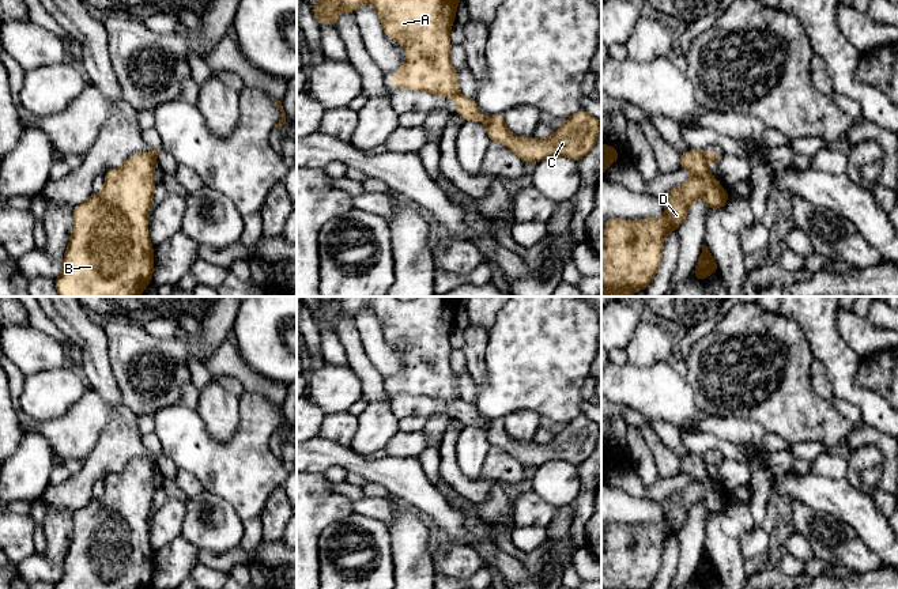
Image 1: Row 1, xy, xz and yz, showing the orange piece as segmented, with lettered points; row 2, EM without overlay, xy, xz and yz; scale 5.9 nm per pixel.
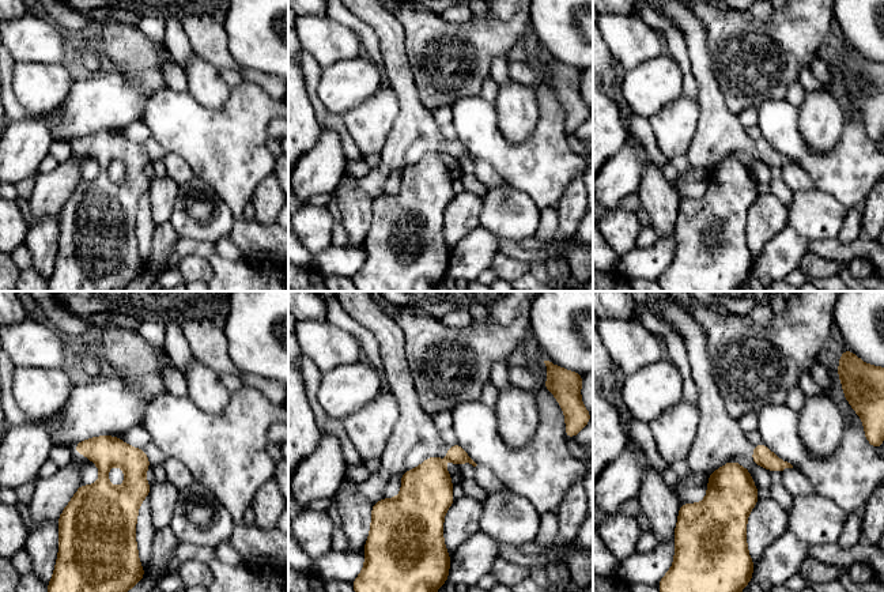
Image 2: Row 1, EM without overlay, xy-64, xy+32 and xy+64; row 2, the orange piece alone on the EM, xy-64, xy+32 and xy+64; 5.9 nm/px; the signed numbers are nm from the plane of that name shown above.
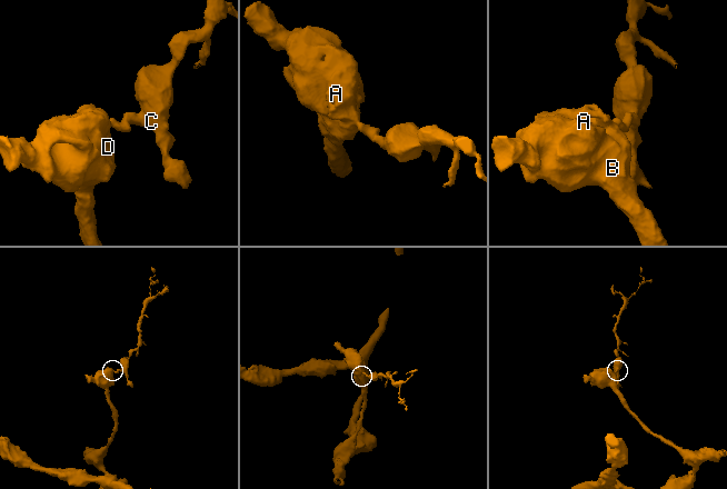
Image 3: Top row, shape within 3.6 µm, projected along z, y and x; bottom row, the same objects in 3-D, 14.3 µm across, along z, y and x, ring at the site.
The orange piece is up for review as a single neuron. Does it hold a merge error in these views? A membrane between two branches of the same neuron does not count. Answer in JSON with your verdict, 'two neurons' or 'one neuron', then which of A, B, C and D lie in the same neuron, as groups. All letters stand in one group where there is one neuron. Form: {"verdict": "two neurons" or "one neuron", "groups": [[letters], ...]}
{"verdict": "two neurons", "groups": [["A", "B", "D"], ["C"]]}

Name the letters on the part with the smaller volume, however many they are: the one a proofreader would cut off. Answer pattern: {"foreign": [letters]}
{"foreign": ["C"]}

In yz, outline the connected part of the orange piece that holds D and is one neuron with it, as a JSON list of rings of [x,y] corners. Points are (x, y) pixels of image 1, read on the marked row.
[[[690,150],[679,154],[679,159],[680,169],[688,170],[693,177],[660,197],[667,208],[664,216],[631,222],[619,218],[603,219],[605,234],[601,243],[601,292],[605,297],[631,297],[634,290],[645,291],[648,288],[661,264],[664,238],[684,222],[695,199],[702,197],[708,209],[725,207],[731,193],[709,171],[705,151]]]

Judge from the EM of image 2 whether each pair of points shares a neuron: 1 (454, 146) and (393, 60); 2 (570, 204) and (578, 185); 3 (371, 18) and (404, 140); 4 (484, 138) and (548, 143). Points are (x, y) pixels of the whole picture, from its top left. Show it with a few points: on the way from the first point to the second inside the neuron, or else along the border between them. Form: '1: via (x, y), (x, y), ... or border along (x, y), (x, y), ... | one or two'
1: via (430, 134), (414, 117), (404, 85) | one
2: via (574, 200), (575, 189) | one
3: via (392, 48), (407, 91), (407, 110) | one
4: via (501, 151), (532, 151) | one

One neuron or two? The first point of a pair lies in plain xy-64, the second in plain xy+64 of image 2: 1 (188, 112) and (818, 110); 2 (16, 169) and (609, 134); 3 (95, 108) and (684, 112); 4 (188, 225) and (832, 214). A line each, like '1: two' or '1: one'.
1: two
2: two
3: one
4: one

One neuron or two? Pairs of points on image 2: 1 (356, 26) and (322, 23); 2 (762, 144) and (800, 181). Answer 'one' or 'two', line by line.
1: two
2: two

